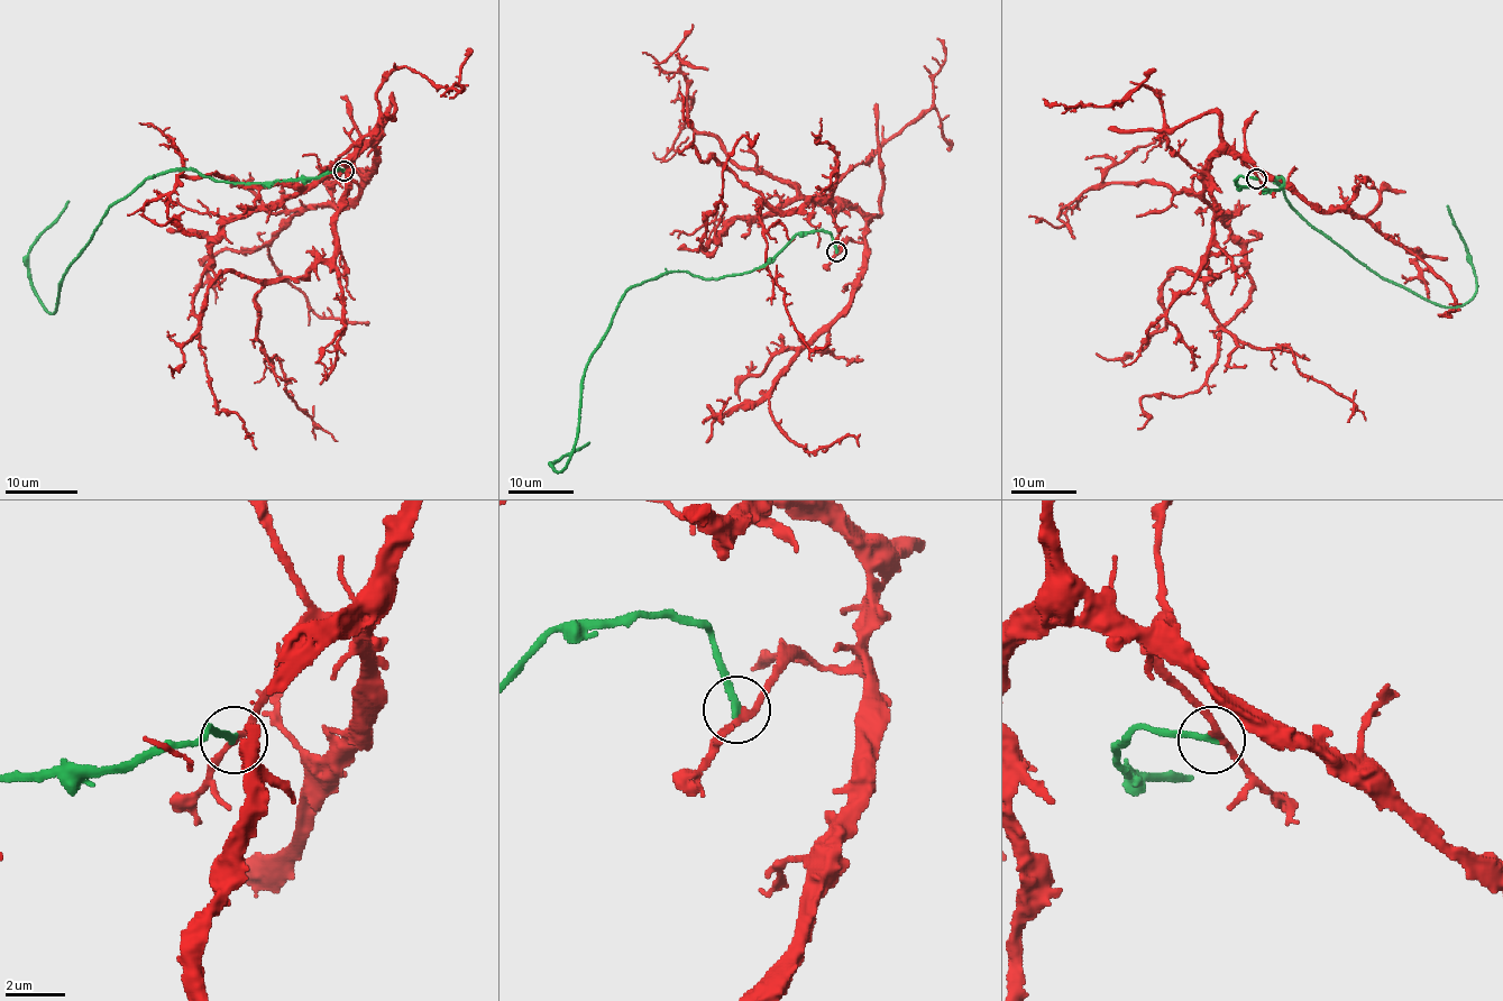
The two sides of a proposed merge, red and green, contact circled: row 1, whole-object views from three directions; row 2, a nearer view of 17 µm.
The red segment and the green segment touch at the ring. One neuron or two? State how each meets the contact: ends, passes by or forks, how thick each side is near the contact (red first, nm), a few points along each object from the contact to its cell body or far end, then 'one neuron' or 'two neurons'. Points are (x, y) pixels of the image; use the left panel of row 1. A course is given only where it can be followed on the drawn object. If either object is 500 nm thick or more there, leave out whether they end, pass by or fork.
red passes by; green ends there; 200 nm thick on the red side, 240 nm on the other; red runs (344, 171), (358, 147), (375, 143), (300, 190), (234, 216), (193, 299), (217, 413), (234, 412), (257, 448); green runs (344, 171), (249, 183), (176, 171), (146, 177), (101, 219), (49, 313), (35, 295), (28, 256), (69, 201); one neuron

